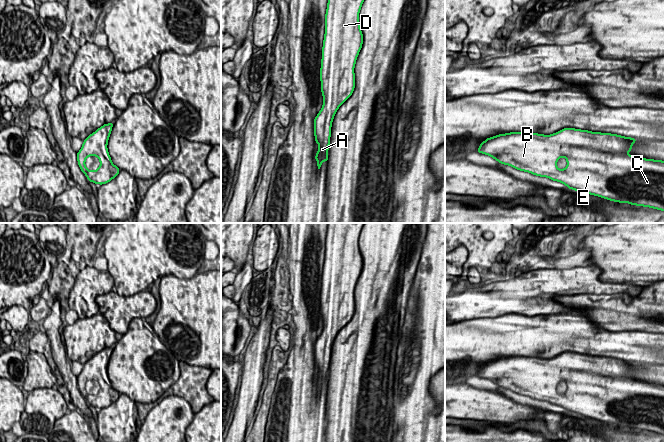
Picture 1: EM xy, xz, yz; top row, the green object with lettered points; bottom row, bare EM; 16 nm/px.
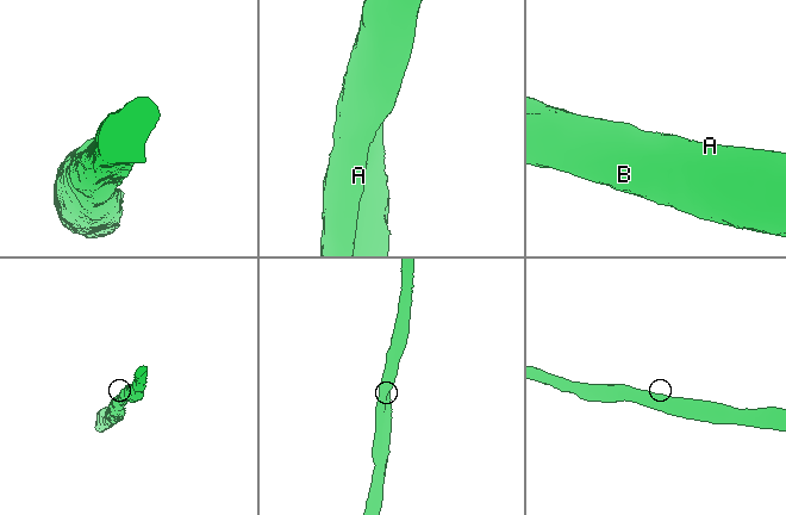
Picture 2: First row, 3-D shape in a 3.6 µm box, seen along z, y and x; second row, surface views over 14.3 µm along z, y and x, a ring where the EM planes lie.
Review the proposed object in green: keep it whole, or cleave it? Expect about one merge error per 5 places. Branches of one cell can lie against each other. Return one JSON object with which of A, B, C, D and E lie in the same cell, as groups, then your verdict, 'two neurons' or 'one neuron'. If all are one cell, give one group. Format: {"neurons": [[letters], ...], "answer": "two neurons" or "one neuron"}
{"neurons": [["A", "B", "C", "D", "E"]], "answer": "one neuron"}

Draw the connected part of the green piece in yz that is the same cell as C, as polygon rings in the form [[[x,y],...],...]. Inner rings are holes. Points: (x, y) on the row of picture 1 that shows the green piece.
[[[564,128],[551,135],[499,134],[482,142],[477,152],[515,169],[561,182],[583,194],[664,211],[664,161],[629,155],[635,141],[616,134]],[[561,157],[567,161],[564,169],[557,168]]]

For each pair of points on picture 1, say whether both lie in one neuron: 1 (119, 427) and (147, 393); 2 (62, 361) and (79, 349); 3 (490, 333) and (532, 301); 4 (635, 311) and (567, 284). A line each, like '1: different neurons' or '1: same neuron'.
1: different neurons
2: different neurons
3: different neurons
4: different neurons

